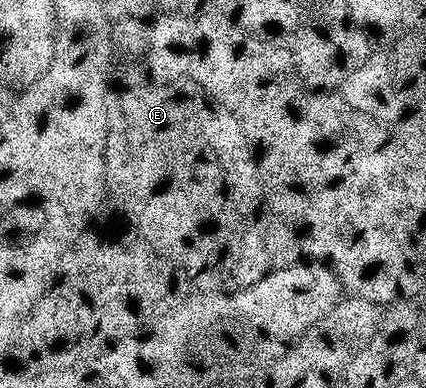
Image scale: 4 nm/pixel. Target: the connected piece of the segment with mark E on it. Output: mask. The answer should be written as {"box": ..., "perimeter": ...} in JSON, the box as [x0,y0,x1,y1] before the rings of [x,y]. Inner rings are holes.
{"box":[105,72,269,291],"perimeter":[[[144,72],[133,73],[122,85],[114,84],[105,96],[107,103],[107,147],[105,148],[105,188],[108,200],[126,217],[133,232],[138,233],[146,243],[161,257],[166,257],[179,267],[186,278],[194,281],[196,288],[201,291],[232,291],[246,289],[269,272],[267,247],[263,243],[263,194],[261,177],[257,173],[255,150],[249,144],[243,127],[239,127],[239,119],[231,115],[220,105],[200,92],[180,93],[177,87],[169,83],[158,83],[150,79]]]}

